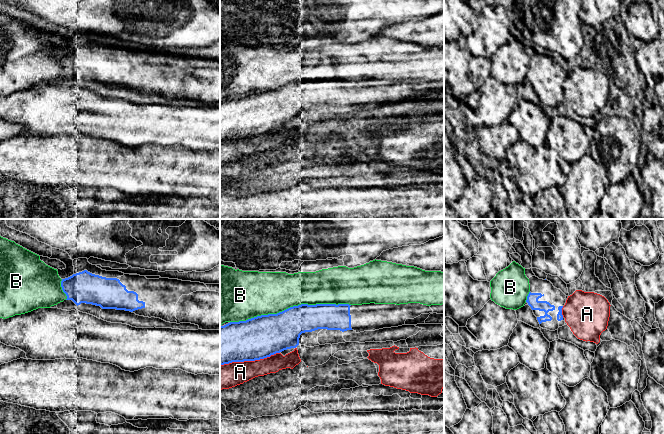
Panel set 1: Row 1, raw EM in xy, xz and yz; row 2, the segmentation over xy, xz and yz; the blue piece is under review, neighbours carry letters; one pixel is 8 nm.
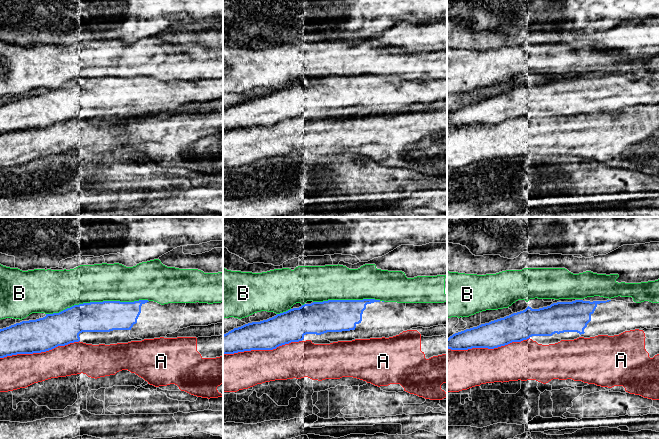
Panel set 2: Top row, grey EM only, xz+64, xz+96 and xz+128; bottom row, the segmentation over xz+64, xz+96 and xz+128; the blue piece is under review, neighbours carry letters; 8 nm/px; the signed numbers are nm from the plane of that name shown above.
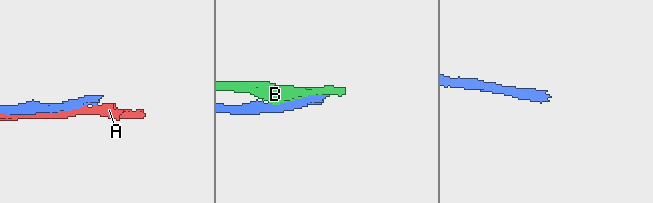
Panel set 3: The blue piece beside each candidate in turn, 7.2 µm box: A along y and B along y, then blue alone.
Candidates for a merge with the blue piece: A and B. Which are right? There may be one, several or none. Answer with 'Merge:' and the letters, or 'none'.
Merge: none

